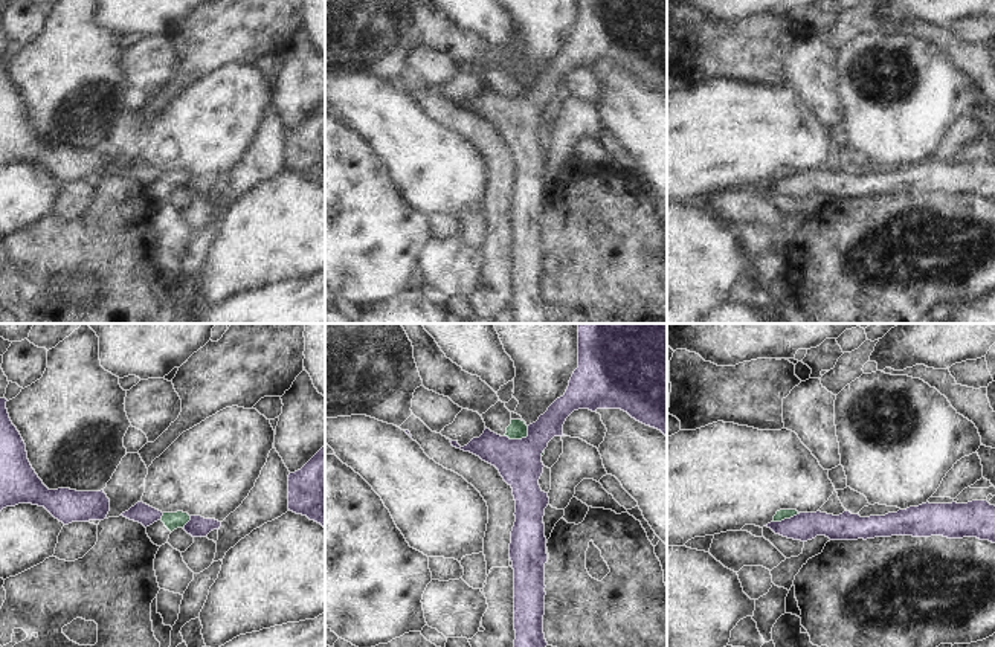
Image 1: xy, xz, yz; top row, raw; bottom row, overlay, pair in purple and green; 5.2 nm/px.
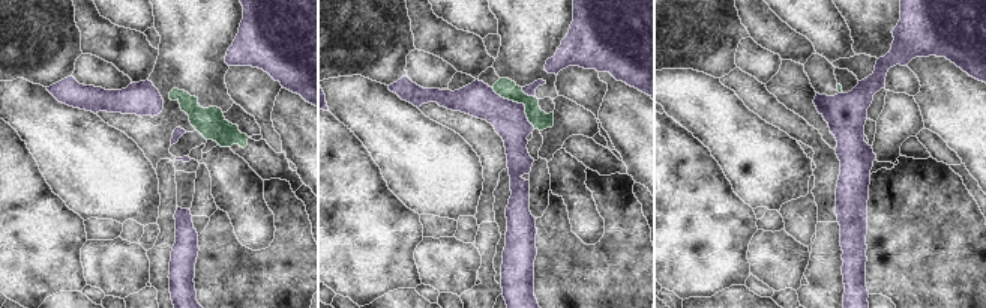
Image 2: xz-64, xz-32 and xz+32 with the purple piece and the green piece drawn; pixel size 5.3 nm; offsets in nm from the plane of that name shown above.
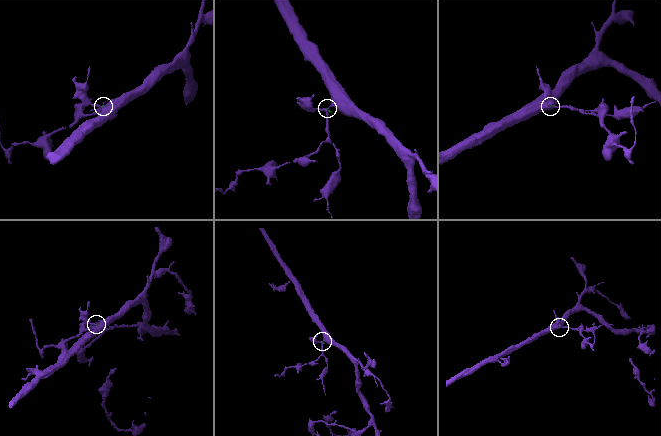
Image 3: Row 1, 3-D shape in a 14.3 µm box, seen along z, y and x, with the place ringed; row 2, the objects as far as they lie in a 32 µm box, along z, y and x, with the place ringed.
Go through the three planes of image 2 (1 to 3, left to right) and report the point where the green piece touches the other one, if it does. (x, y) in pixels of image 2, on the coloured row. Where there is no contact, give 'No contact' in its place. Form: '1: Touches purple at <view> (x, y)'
1: No contact
2: Touches purple at xz-32 (520, 104)
3: Touches purple at xz+32 (842, 92)

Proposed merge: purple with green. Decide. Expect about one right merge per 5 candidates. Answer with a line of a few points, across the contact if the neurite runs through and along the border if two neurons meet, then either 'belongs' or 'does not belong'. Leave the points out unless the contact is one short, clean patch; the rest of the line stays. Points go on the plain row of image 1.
line xz (528, 84), (525, 95), (505, 95); does not belong

